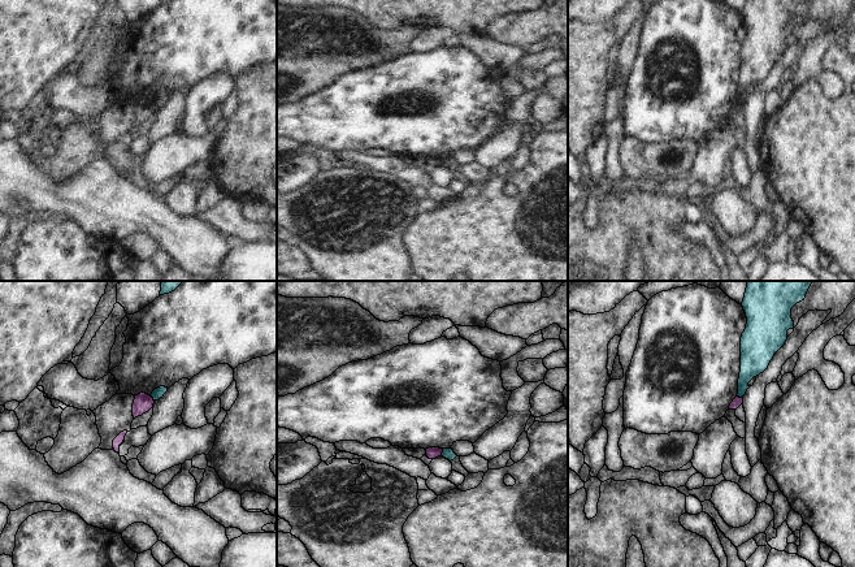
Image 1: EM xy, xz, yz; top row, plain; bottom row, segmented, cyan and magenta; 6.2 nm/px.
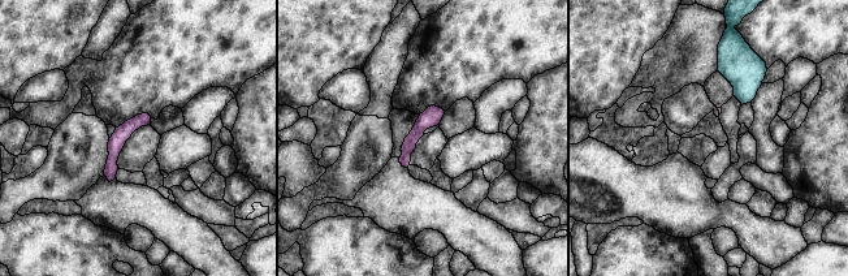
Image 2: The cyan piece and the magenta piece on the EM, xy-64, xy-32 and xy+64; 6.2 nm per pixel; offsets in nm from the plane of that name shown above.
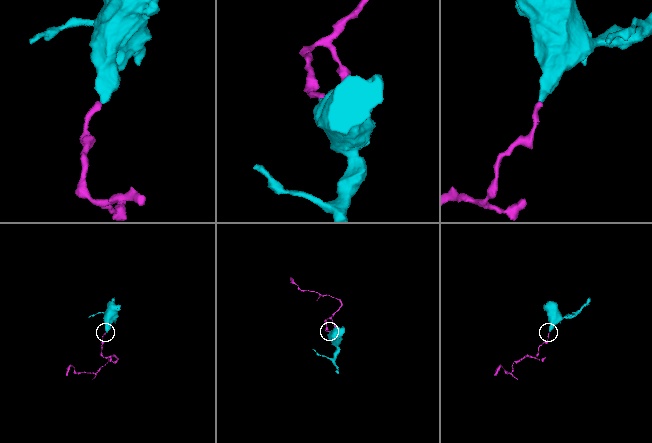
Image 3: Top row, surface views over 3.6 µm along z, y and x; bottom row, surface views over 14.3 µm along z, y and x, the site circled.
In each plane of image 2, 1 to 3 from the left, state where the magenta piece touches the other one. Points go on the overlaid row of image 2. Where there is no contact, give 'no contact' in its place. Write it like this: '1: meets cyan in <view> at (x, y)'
1: no contact
2: no contact
3: no contact

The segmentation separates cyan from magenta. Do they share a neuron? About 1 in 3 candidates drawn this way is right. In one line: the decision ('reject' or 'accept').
reject

